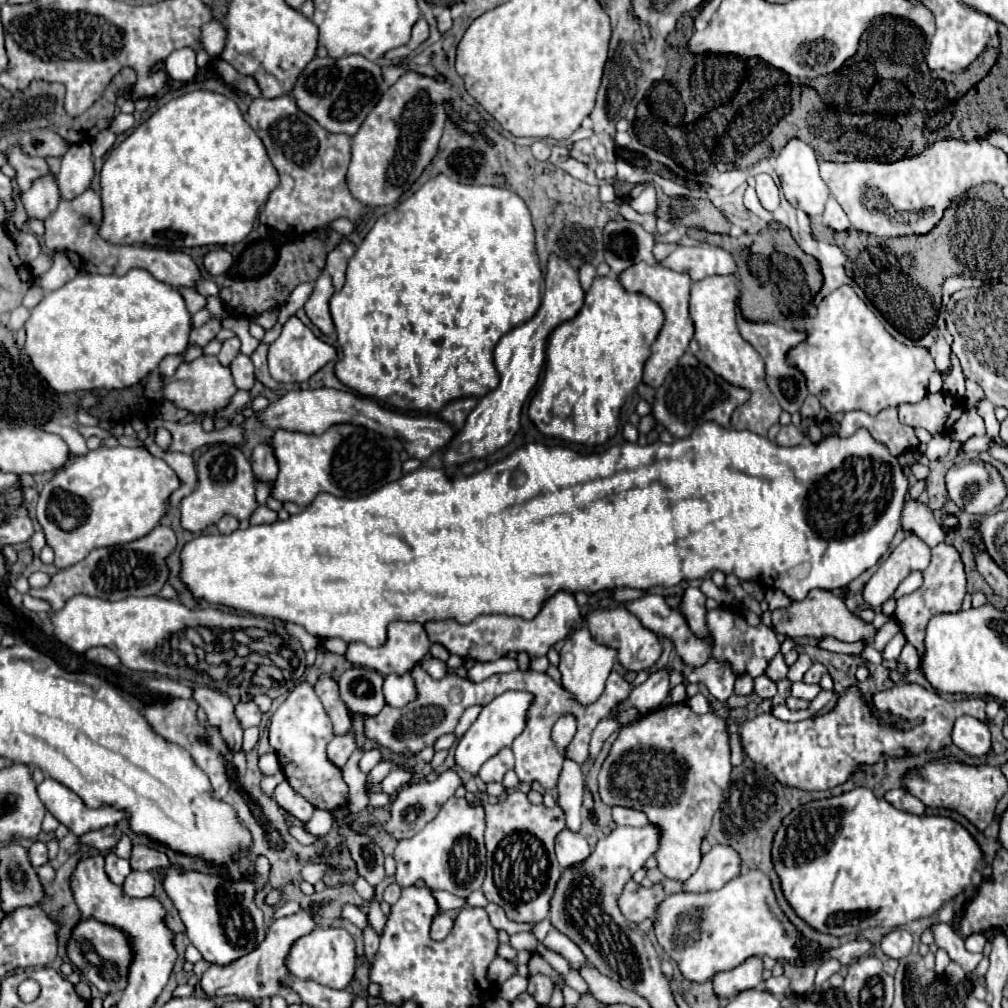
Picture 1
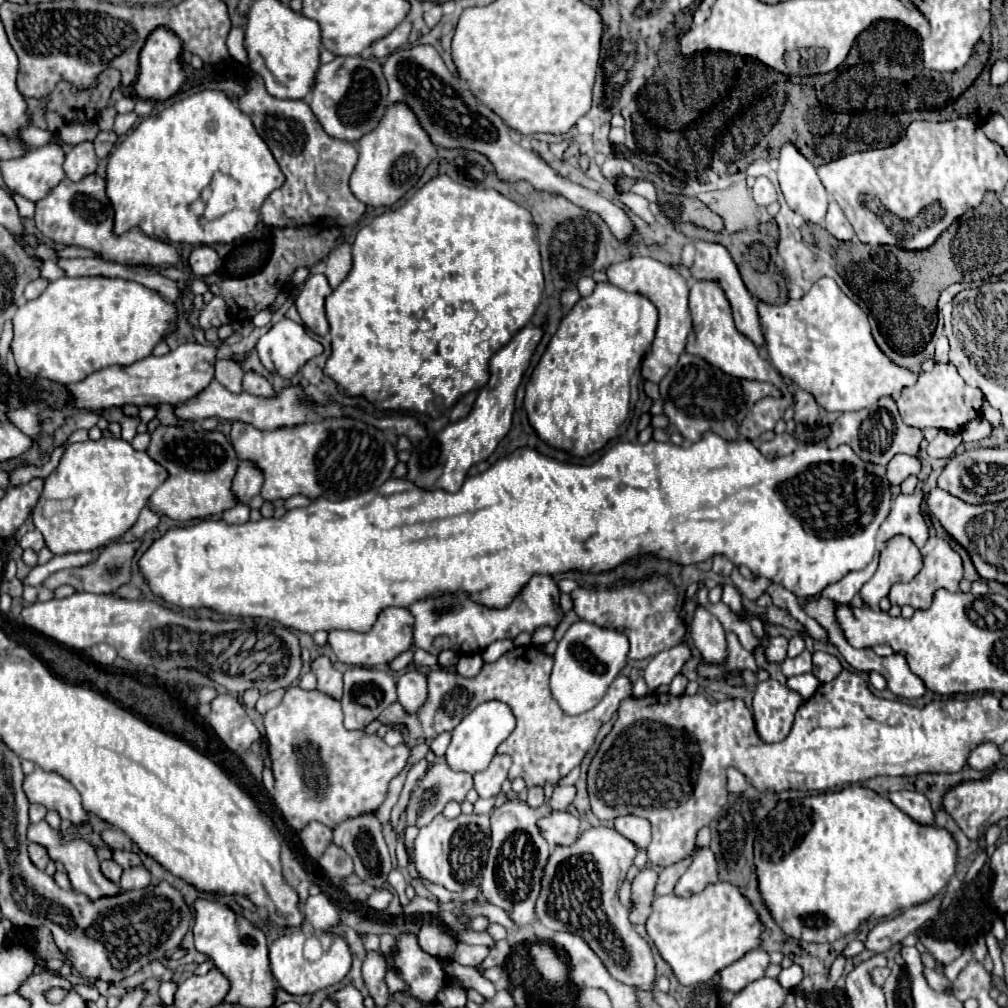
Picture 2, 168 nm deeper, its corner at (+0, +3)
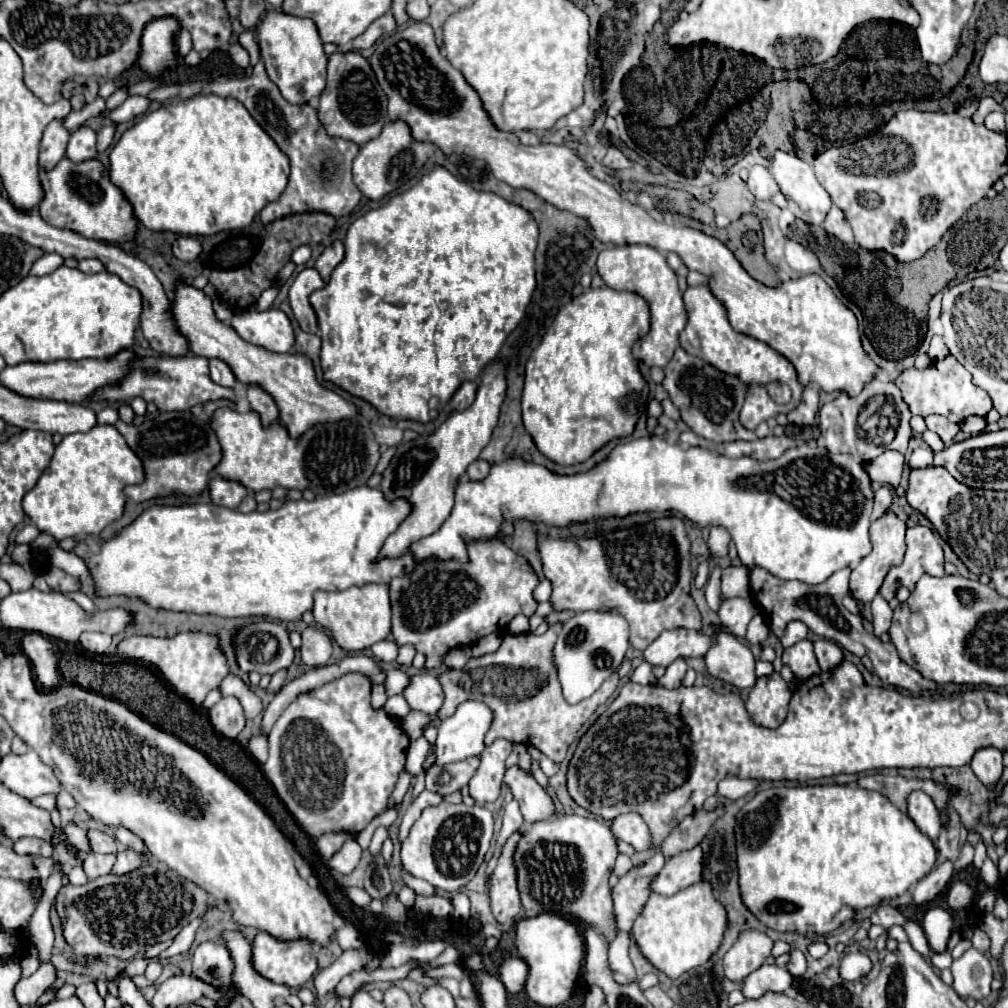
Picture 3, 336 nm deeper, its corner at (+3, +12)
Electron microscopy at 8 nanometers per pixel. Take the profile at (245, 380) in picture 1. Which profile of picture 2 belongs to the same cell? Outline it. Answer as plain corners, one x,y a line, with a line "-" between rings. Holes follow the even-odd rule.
246,370
246,372
244,372
242,386
244,386
244,392
254,394
254,396
264,396
264,398
268,398
268,396
274,394
274,390
272,390
272,386
268,384
268,380
266,380
264,376
260,376
258,372
254,372
254,370

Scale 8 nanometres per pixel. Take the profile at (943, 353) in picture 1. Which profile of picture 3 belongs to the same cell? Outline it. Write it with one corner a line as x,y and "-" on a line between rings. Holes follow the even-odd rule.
945,357
943,361
933,363
931,367
919,371
919,369
905,369
897,377
897,387
901,389
901,395
905,403
911,407
913,415
945,415
953,423
961,423
971,415
985,417
991,411
991,397
971,381
971,373
953,357

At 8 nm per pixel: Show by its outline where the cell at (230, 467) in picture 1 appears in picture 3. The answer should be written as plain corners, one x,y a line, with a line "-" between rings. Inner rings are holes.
191,411
161,413
153,421
145,421
141,425
127,425
119,419
115,427
125,437
131,451
143,461
143,483
125,487
127,499
135,503
173,493
187,497
199,495
207,489
211,469
217,465
217,461
221,461
221,445
217,441
217,435
209,427
209,423
197,419

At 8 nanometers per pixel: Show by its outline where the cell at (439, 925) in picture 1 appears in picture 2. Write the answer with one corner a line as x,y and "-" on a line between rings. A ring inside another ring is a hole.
424,924
418,932
418,942
428,954
438,958
452,958
456,950
456,940
446,934
438,924

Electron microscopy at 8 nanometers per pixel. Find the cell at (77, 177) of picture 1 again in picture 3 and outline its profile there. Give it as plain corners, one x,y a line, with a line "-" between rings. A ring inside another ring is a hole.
85,125
79,127
77,131
71,133
71,139
69,139
69,145
67,145
67,153
65,155
73,163
81,163
81,161
93,159
97,155
95,139
97,139
97,133
91,127
85,127

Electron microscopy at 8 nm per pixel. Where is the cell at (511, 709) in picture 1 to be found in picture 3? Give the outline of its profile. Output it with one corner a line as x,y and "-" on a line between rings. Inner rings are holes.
465,701
457,711
439,723
435,741
435,763
449,765
479,755
485,749
483,737
489,731
493,713
481,701

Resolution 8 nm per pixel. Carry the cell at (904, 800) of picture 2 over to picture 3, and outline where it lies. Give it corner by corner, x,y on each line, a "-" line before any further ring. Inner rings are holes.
913,791
909,795
909,817
915,821
921,833
925,833
933,843
941,833
941,819
933,799
923,791

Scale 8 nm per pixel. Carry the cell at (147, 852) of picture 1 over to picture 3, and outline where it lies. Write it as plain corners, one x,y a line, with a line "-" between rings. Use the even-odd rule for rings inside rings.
89,829
87,831
87,841
91,845
91,851
95,853
117,853
117,845
115,839
103,831
97,829

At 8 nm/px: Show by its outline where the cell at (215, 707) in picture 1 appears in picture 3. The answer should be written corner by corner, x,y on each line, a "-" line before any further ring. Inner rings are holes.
223,697
213,709
209,710
211,724
221,735
235,739
245,727
243,707
237,697

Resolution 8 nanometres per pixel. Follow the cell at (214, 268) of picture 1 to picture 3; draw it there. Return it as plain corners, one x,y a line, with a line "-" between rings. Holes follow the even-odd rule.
179,237
173,243
173,255
181,261
193,261
201,253
201,243
197,237

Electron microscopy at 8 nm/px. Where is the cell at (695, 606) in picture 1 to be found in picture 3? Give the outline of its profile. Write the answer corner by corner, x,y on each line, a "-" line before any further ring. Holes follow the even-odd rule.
723,631
715,637
717,645
713,645
713,649
705,655
709,673
735,687
753,687
757,683
757,675
755,657
749,647

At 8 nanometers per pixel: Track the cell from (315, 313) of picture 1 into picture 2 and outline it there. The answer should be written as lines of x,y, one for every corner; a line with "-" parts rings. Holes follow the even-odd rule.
310,274
308,280
300,286
300,294
296,298
300,318
318,336
326,336
330,330
324,312
324,300
330,292
332,288
324,274

